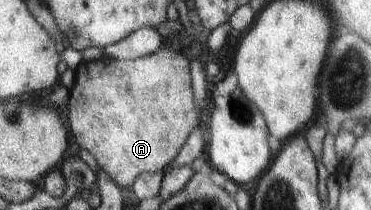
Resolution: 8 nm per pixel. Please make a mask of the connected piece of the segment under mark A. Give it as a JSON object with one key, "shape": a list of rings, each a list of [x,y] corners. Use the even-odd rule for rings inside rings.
{"shape":[[[163,47],[155,54],[132,61],[113,59],[111,55],[107,55],[105,58],[101,58],[97,61],[83,60],[77,67],[75,85],[71,90],[71,97],[65,109],[67,123],[69,124],[69,128],[76,138],[77,143],[80,145],[80,148],[87,148],[89,152],[92,152],[100,162],[102,169],[108,170],[109,174],[113,177],[113,180],[115,180],[121,188],[133,186],[136,183],[136,180],[144,173],[164,172],[171,163],[174,163],[180,155],[182,148],[185,148],[185,145],[189,142],[189,138],[191,138],[193,132],[199,128],[202,111],[203,108],[200,109],[197,105],[197,100],[195,100],[193,74],[191,74],[191,60],[189,60],[183,52],[176,52],[168,47]]]}

